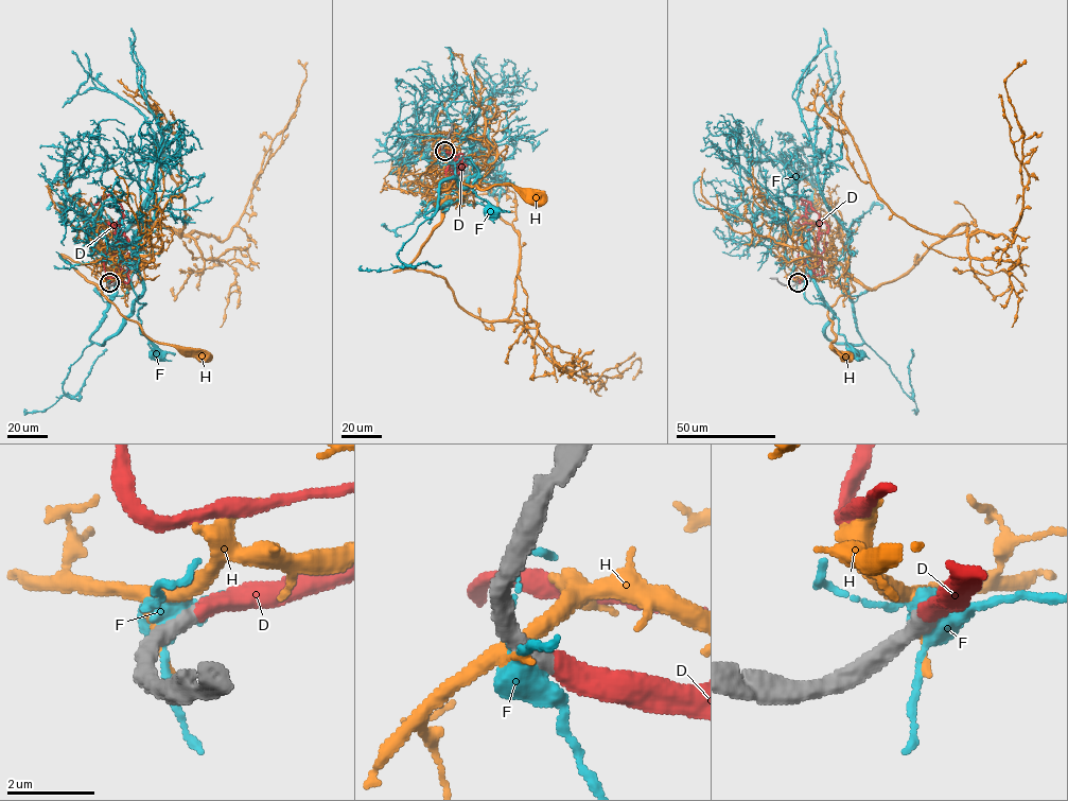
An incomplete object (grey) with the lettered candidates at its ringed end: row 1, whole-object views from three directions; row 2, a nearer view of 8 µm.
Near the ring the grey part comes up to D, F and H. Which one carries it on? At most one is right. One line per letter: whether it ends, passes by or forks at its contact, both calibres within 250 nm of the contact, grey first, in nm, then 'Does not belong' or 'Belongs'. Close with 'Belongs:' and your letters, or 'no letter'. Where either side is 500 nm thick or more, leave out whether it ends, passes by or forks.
D: It ends there. Thickness 380 nm (grey) against 480 nm. Belongs
F: It forks there. Thickness 440 nm (grey) against 440 nm. Does not belong
H: Thickness 550 nm (grey) against 190 nm. Does not belong
Belongs: D

